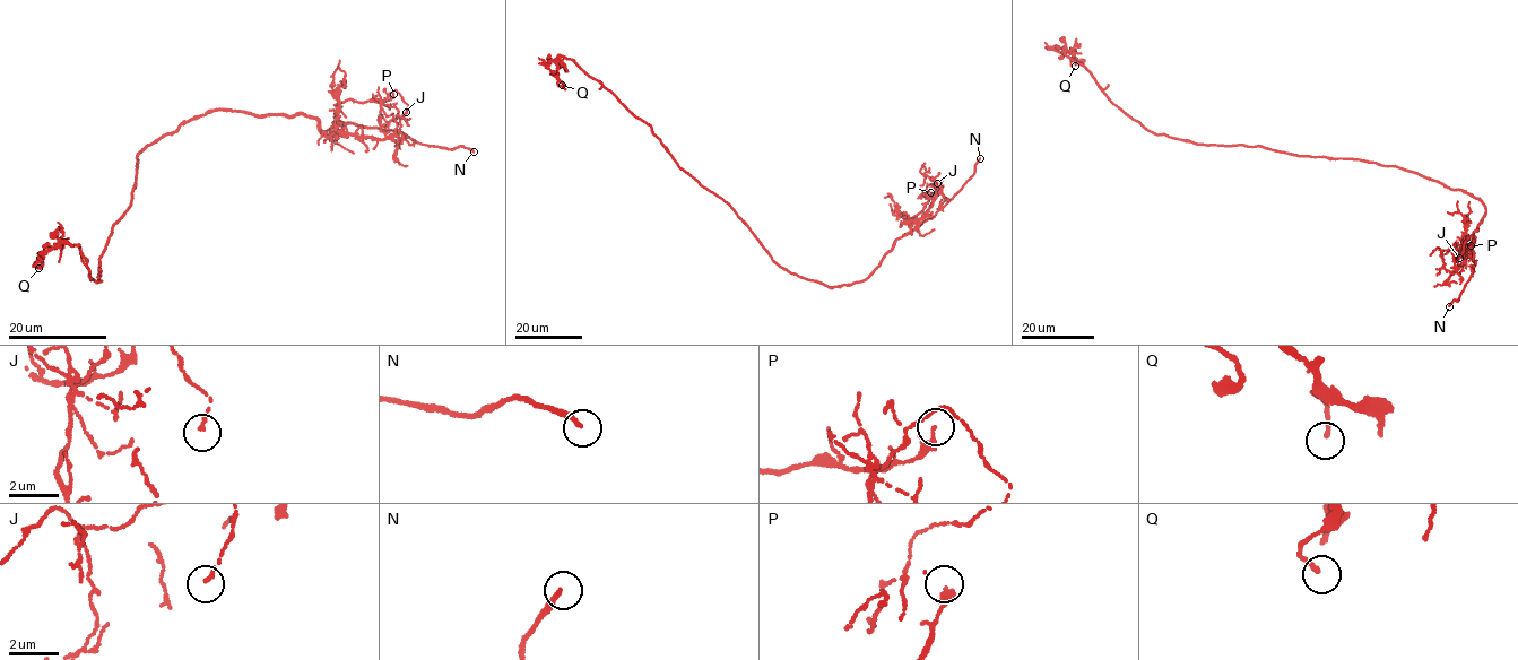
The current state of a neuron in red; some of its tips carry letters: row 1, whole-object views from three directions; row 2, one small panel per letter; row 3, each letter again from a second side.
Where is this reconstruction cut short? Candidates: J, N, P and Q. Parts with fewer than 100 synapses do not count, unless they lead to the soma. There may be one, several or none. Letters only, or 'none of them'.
N

